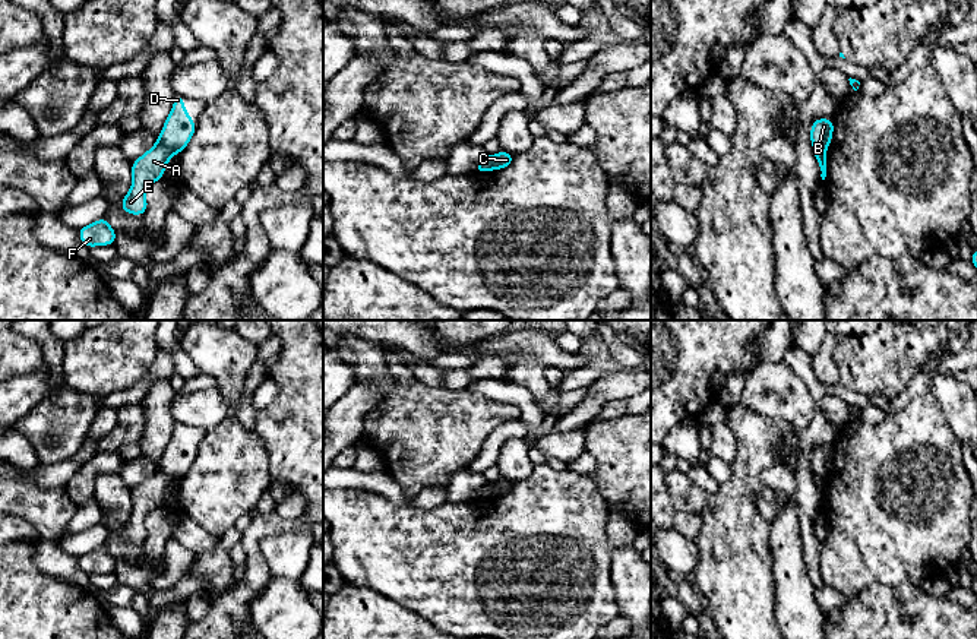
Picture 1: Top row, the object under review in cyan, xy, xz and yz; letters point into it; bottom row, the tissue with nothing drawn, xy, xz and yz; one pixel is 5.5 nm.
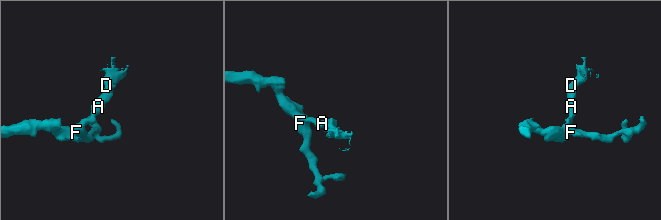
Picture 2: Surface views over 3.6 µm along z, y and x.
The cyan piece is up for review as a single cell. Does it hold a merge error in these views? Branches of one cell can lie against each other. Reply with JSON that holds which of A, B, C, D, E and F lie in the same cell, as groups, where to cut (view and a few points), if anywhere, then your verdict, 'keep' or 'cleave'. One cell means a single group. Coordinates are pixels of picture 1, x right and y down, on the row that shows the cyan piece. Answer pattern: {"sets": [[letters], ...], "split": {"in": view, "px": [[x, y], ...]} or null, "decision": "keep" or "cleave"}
{"sets": [["A", "E", "F"], ["B", "C", "D"]], "split": {"in": "xy", "px": [[157, 139], [173, 152]]}, "decision": "cleave"}

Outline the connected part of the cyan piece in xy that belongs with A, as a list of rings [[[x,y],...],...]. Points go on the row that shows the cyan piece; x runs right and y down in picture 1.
[[[156,140],[155,146],[132,162],[133,183],[130,192],[123,197],[120,208],[132,215],[143,215],[148,209],[145,197],[146,187],[162,180],[167,162],[173,152]]]

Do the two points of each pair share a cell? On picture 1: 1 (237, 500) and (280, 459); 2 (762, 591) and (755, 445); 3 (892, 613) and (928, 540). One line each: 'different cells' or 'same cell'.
1: different cells
2: same cell
3: different cells

